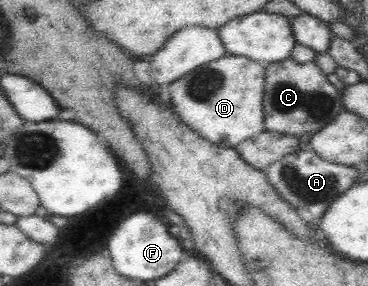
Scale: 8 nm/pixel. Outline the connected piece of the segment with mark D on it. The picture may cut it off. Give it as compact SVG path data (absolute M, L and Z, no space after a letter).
M225 55L208 62L169 84L169 104L178 118L198 136L233 148L264 132L264 70L266 64L247 57Z

